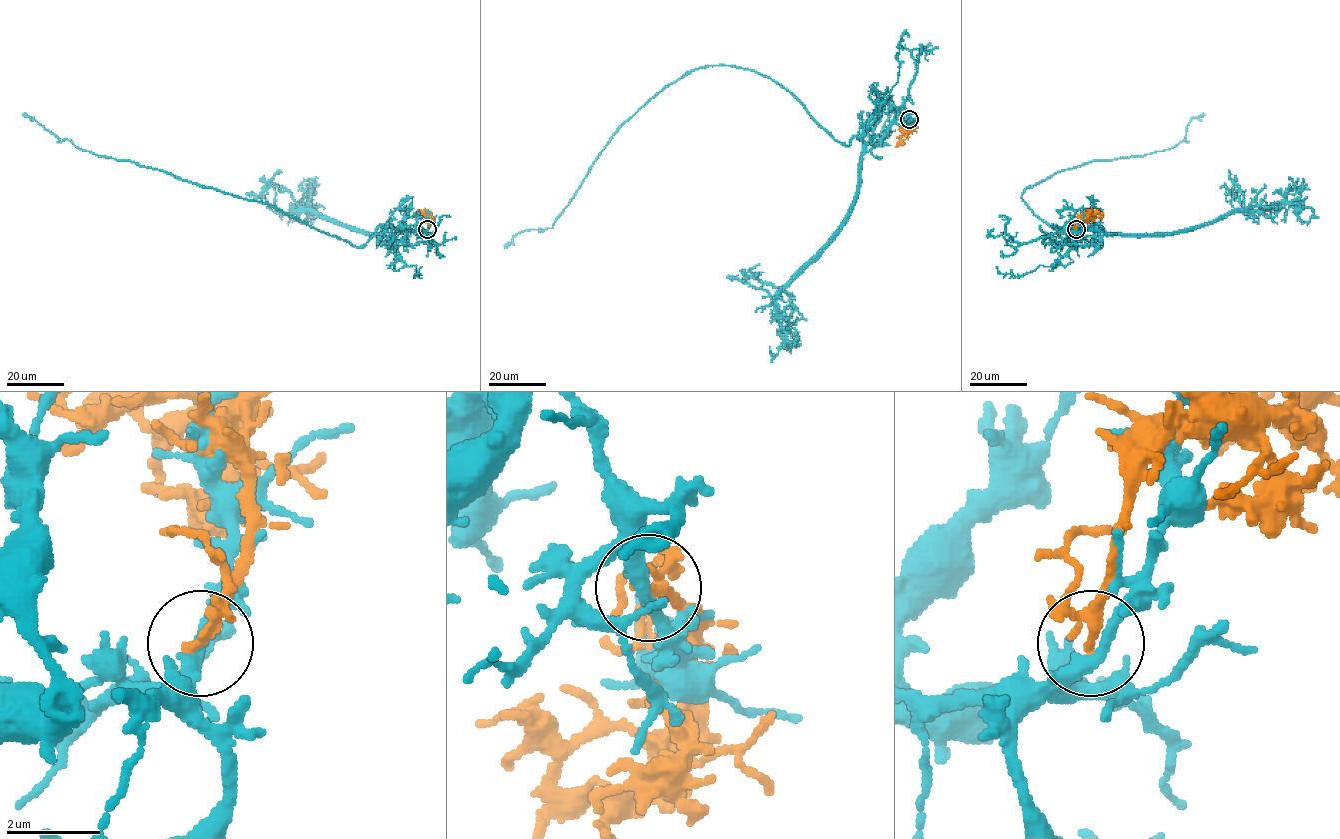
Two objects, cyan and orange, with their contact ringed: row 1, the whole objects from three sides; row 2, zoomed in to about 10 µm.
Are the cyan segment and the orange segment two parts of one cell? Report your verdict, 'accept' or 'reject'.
reject

